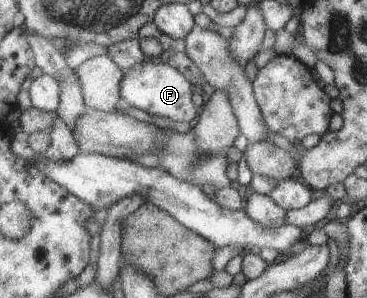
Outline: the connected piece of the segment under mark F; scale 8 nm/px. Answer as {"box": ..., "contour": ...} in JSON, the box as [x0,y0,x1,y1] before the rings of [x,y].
{"box":[121,60,200,122],"contour":[[[153,60],[137,64],[136,67],[127,69],[124,73],[124,79],[121,81],[121,94],[130,105],[146,113],[164,116],[179,122],[191,122],[200,115],[193,102],[193,93],[198,89],[175,67]]]}

